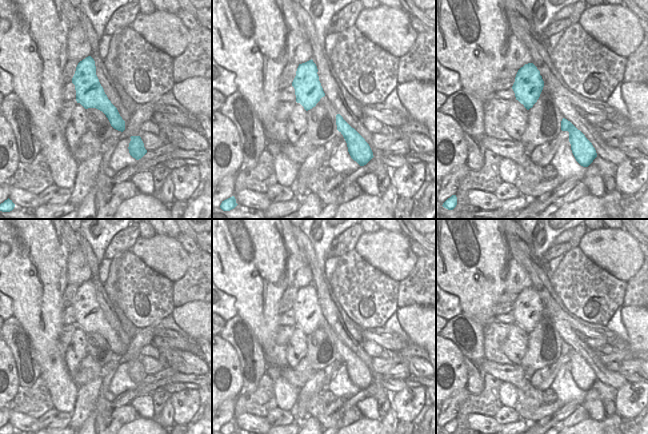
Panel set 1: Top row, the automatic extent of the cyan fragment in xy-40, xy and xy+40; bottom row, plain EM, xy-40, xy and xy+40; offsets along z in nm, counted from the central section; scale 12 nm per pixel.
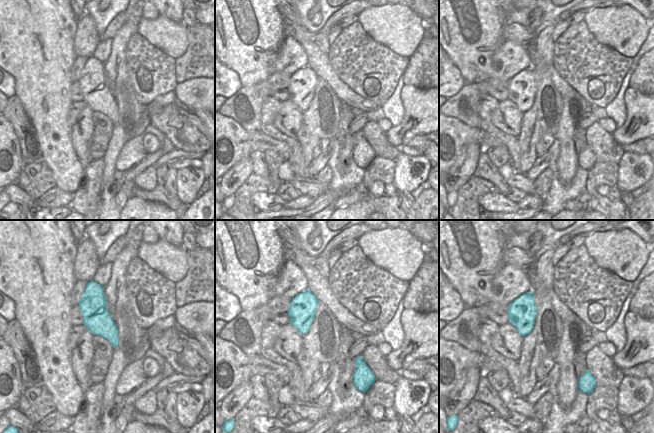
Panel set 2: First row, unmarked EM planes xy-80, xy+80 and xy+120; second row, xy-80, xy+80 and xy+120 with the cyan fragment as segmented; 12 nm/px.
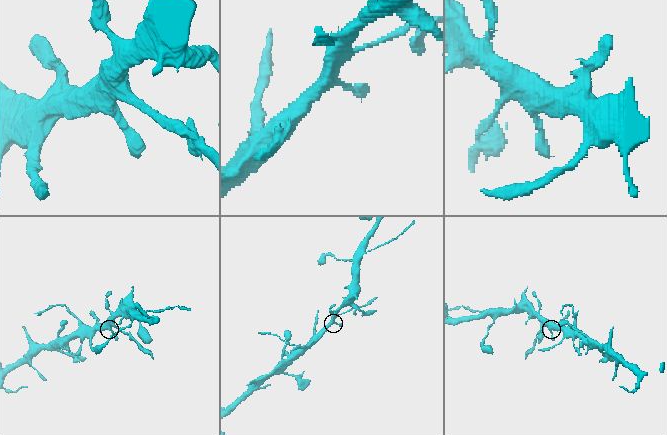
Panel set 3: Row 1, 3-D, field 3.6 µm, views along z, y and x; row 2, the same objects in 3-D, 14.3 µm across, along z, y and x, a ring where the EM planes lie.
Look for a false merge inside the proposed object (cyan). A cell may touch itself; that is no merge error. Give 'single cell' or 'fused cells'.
single cell

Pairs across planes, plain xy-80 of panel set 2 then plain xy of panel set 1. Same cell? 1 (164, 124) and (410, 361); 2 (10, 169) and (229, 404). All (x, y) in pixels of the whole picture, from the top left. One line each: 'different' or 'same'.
1: same
2: different

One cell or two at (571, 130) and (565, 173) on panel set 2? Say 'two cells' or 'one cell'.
one cell

